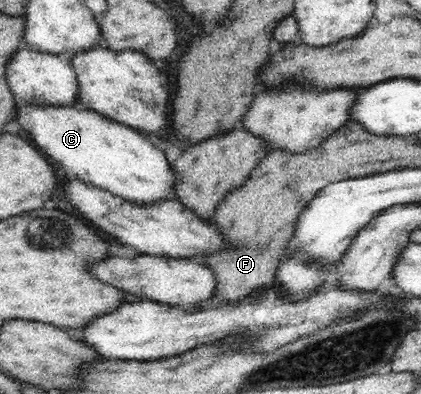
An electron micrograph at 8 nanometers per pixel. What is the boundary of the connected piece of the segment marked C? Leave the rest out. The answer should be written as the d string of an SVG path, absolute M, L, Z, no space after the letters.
M54 104L20 106L18 122L24 130L30 130L40 150L66 168L66 176L76 176L128 201L151 203L164 197L174 198L174 170L164 152L125 124L79 105Z

